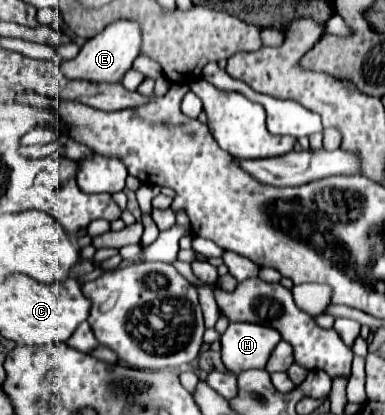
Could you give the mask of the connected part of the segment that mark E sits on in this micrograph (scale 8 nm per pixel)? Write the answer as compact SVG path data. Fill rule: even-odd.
M115 21L107 25L99 35L89 39L77 53L75 59L61 63L61 75L67 79L85 79L93 83L119 83L131 69L133 59L139 55L141 29L135 21Z

